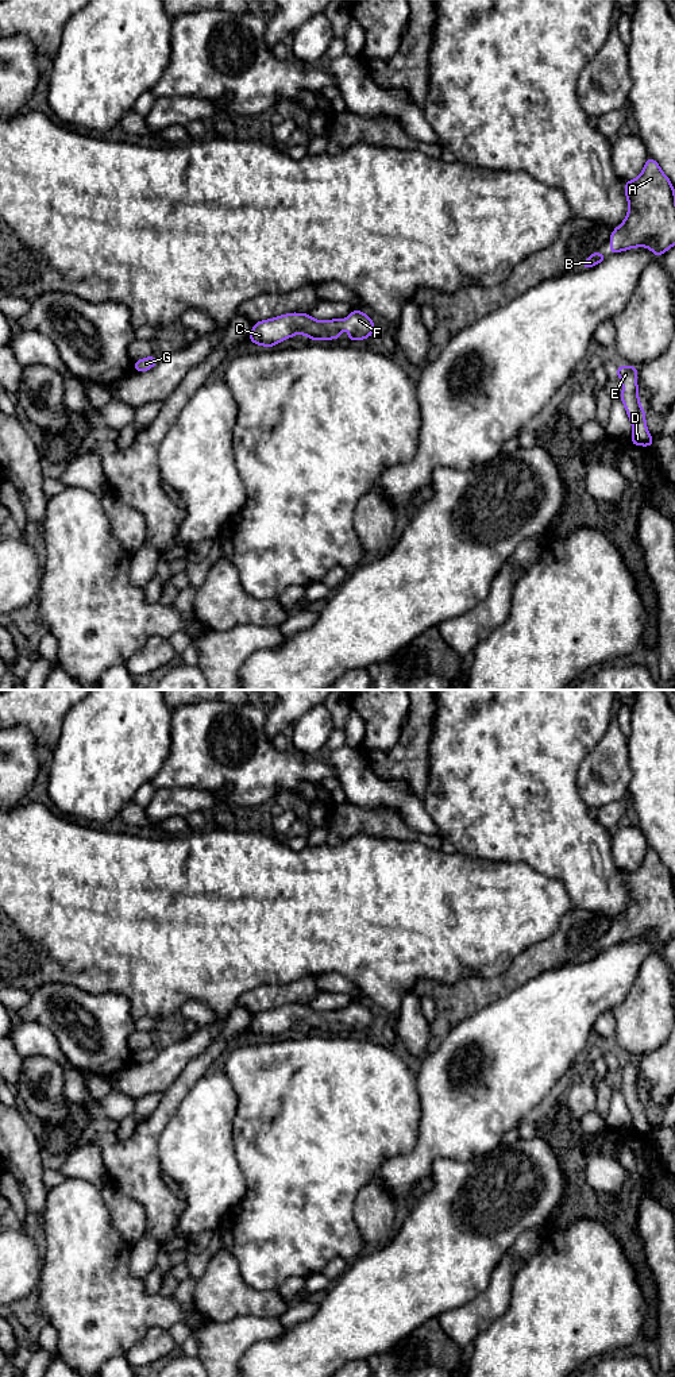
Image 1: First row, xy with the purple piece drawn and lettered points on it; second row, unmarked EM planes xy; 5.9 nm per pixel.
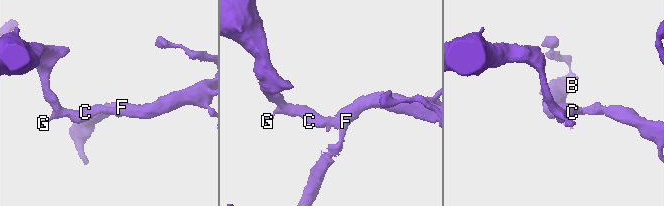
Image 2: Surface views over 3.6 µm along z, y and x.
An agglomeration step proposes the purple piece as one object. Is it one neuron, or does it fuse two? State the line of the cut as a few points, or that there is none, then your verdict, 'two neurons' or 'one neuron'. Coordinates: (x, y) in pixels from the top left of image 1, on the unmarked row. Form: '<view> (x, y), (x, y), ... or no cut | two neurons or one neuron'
no cut | one neuron

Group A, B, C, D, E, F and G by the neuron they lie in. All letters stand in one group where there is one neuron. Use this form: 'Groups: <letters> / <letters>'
Groups: A B C D E F G

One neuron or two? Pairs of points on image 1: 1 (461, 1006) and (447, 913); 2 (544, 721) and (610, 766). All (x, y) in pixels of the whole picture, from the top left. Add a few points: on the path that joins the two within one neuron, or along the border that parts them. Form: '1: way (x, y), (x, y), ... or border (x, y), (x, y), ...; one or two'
1: border (488, 976), (465, 976), (452, 983), (425, 979); two
2: border (608, 725), (604, 737), (581, 763), (578, 782); two

